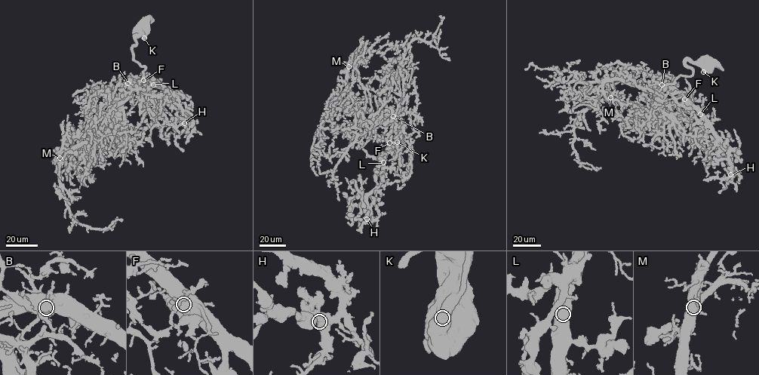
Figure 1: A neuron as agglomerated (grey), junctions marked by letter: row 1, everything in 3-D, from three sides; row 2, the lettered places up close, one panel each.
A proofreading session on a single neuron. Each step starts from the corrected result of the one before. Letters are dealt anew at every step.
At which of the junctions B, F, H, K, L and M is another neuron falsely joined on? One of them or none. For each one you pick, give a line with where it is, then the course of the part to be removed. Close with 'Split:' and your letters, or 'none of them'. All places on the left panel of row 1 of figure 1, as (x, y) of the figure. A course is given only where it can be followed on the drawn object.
Split: none of them

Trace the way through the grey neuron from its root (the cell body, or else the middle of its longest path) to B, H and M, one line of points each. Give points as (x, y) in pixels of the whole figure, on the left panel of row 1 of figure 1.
B: (143, 25), (139, 26), (132, 48), (133, 59), (145, 67), (142, 76), (139, 87), (122, 96), (127, 83)
H: (143, 25), (132, 48), (145, 69), (139, 82), (160, 80), (147, 80), (185, 114), (184, 123)
M: (143, 25), (139, 26), (132, 48), (133, 59), (145, 69), (139, 87), (124, 96), (115, 119), (59, 158)

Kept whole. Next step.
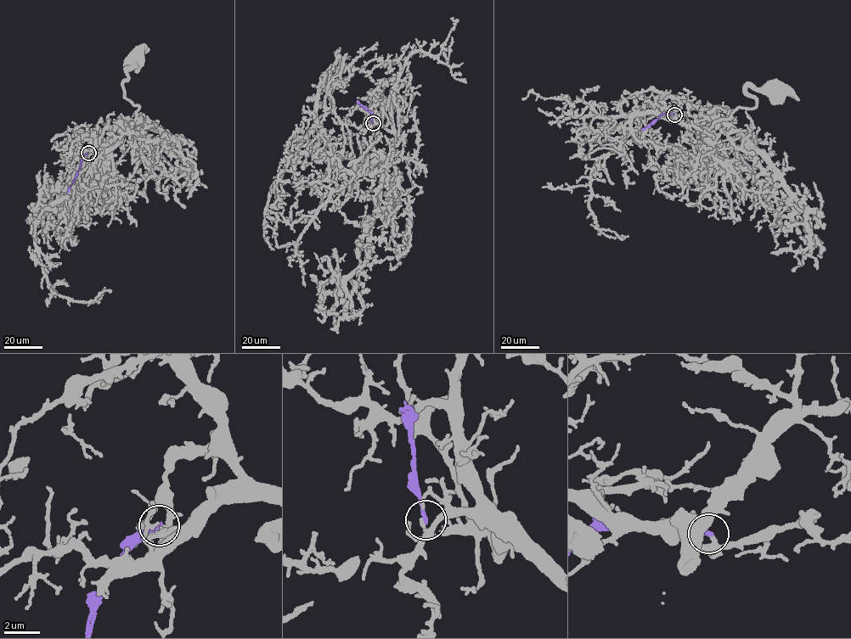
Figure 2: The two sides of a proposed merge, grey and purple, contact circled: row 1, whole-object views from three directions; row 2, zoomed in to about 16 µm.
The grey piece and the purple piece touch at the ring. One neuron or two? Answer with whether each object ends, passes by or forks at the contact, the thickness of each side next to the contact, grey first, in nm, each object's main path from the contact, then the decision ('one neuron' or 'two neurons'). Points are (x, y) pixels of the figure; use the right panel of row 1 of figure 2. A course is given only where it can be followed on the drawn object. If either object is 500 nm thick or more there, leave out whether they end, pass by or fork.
grey forks there; purple ends there; 170 nm thick on the grey side, 220 nm on the other; grey runs (674, 114), (673, 121), (708, 128), (738, 109), (756, 106), (756, 98), (746, 92), (747, 86), (779, 89); purple runs (673, 114), (663, 114), (641, 130); two neurons

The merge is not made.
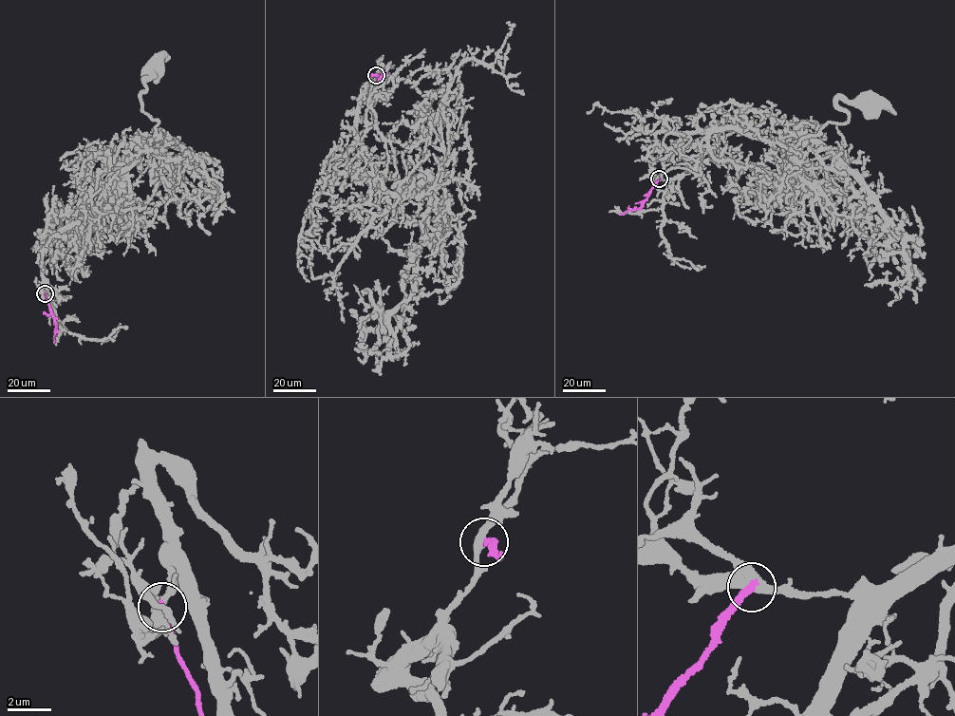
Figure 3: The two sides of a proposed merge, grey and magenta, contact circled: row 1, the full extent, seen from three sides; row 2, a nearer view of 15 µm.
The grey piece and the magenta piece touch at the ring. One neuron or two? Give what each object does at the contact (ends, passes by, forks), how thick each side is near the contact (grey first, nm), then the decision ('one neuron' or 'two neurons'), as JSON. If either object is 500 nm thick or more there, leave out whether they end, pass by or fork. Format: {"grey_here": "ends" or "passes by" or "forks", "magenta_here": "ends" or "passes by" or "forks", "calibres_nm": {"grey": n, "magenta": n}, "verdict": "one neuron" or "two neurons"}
{"grey_here": "forks", "magenta_here": "ends", "calibres_nm": {"grey": 360, "magenta": 280}, "verdict": "one neuron"}

